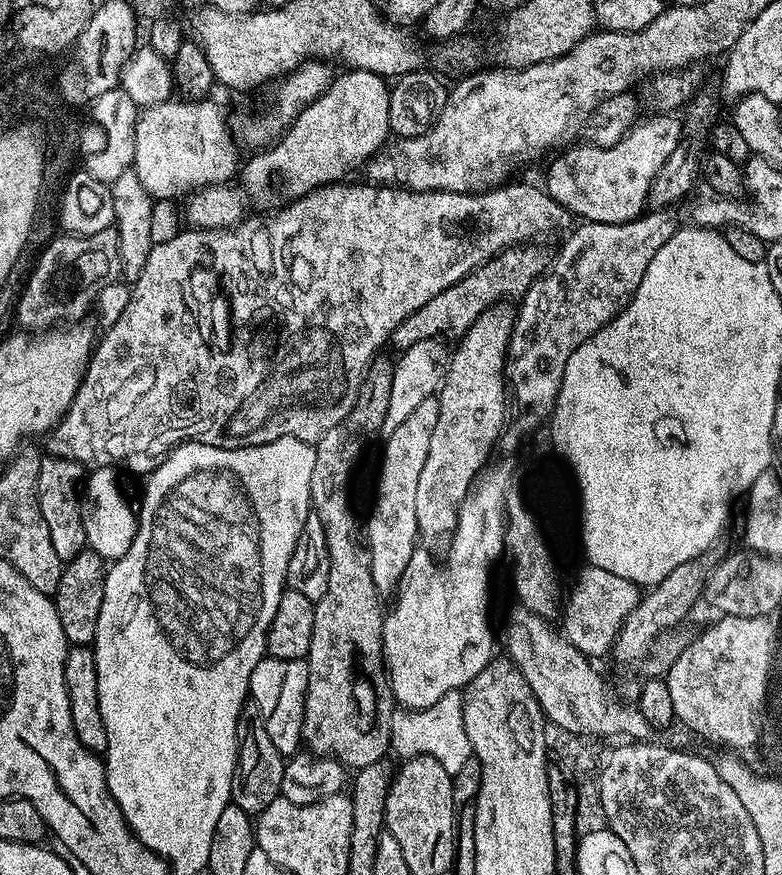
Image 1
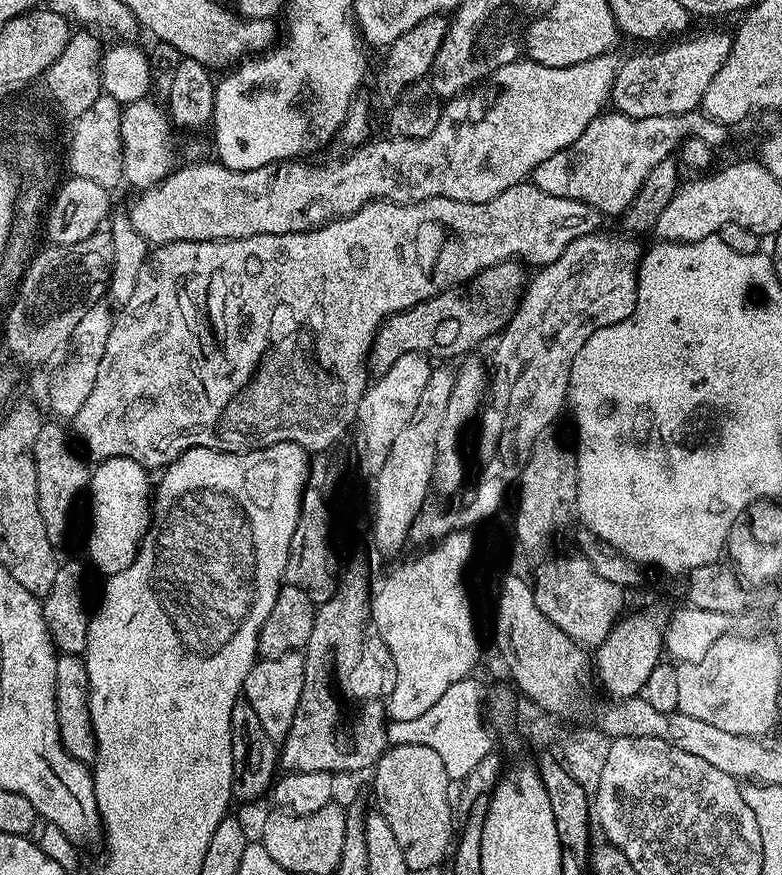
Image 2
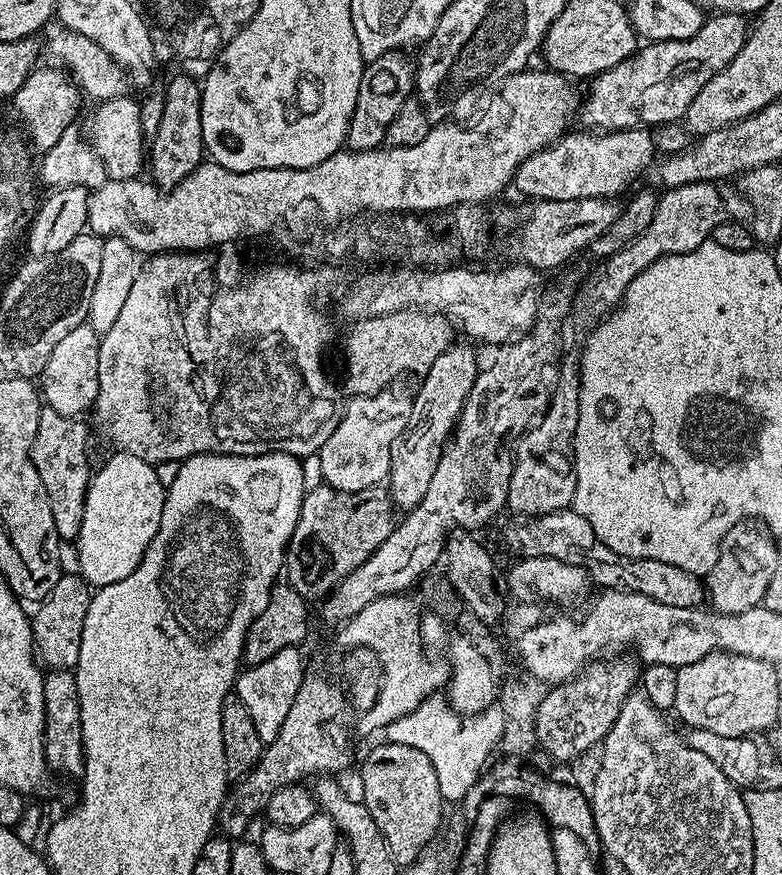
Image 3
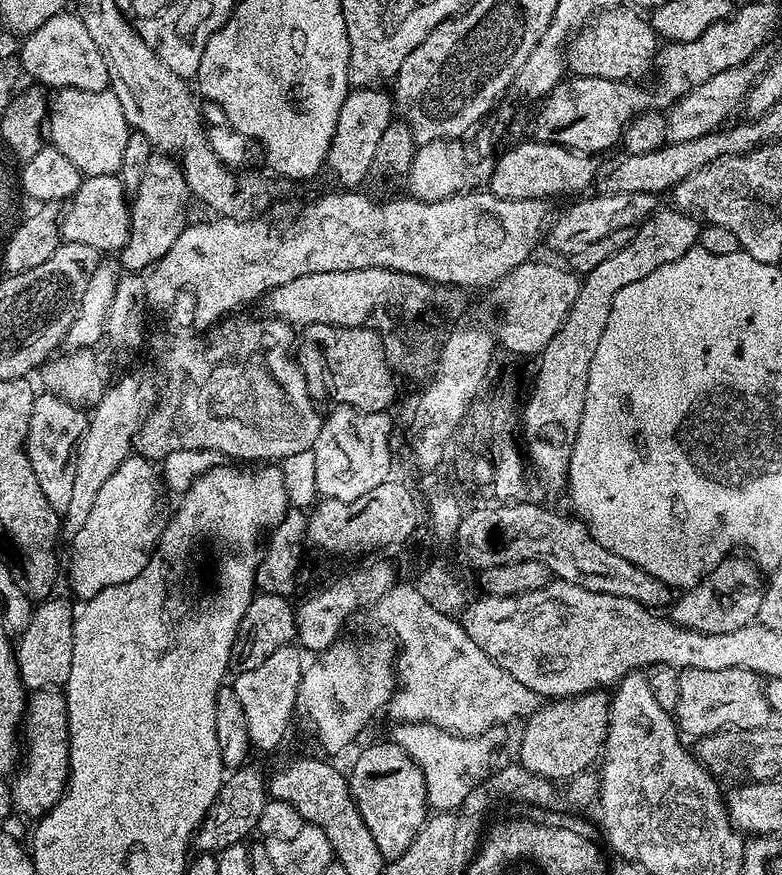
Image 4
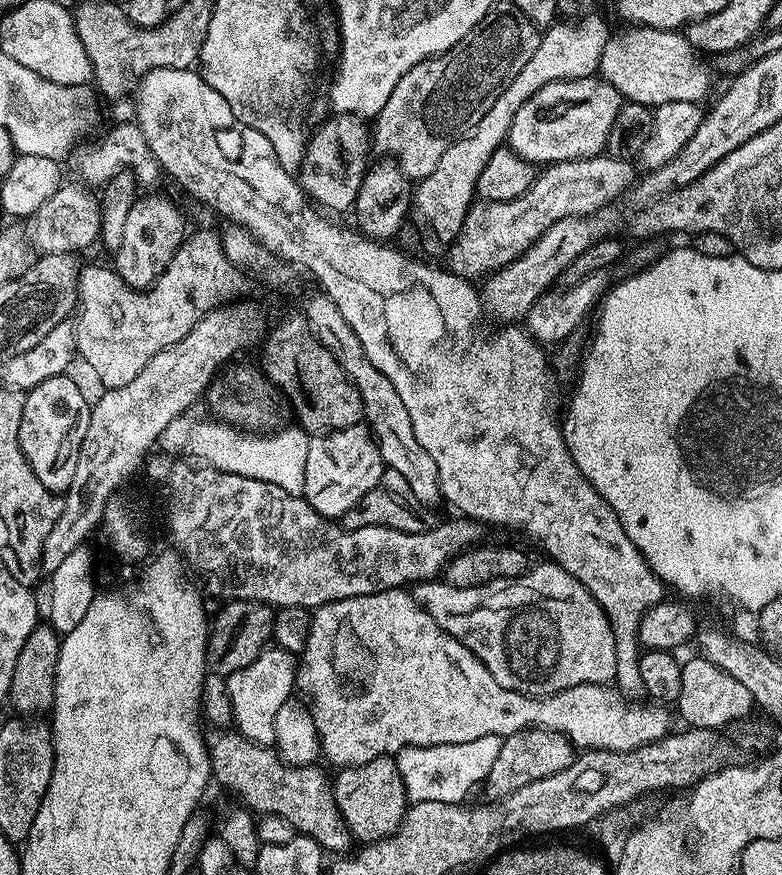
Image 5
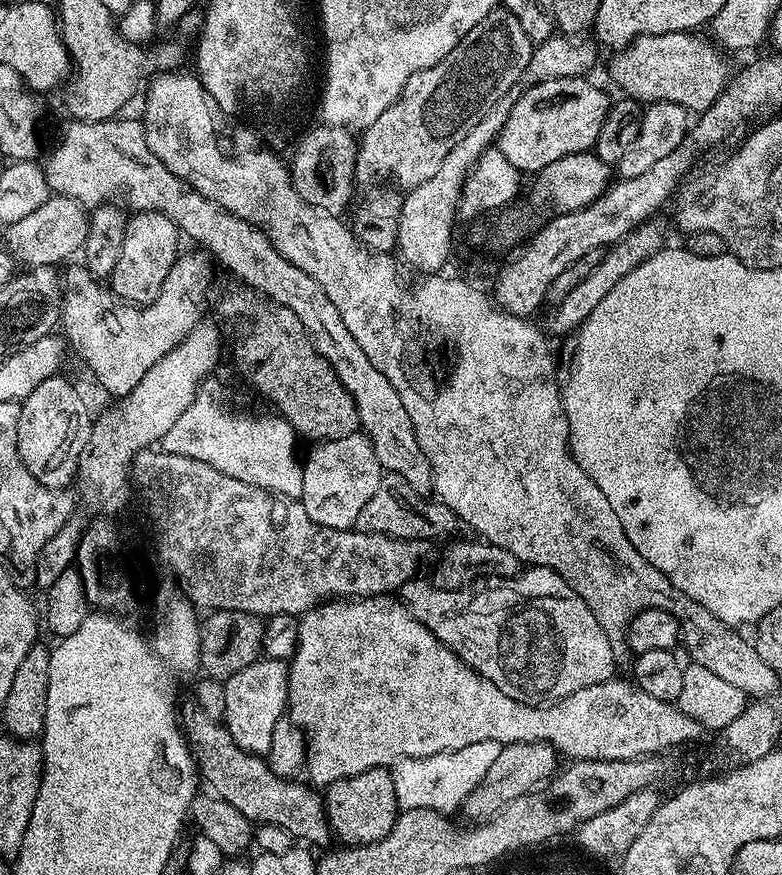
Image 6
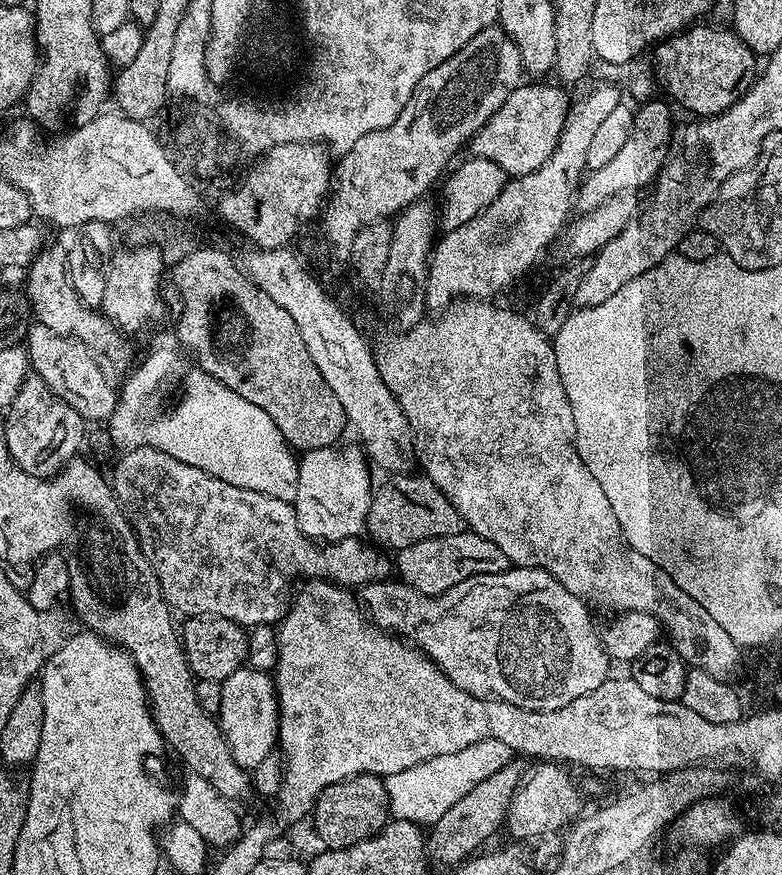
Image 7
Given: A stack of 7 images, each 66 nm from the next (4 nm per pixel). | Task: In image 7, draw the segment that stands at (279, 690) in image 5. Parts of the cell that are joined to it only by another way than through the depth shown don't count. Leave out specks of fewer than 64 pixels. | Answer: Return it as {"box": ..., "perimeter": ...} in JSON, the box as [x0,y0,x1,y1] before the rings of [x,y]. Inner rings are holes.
{"box":[218,666,280,770],"perimeter":[[[242,666],[222,681],[218,723],[228,752],[239,768],[255,770],[264,759],[273,755],[278,742],[279,718],[280,711],[276,708],[276,681],[267,671]]]}

